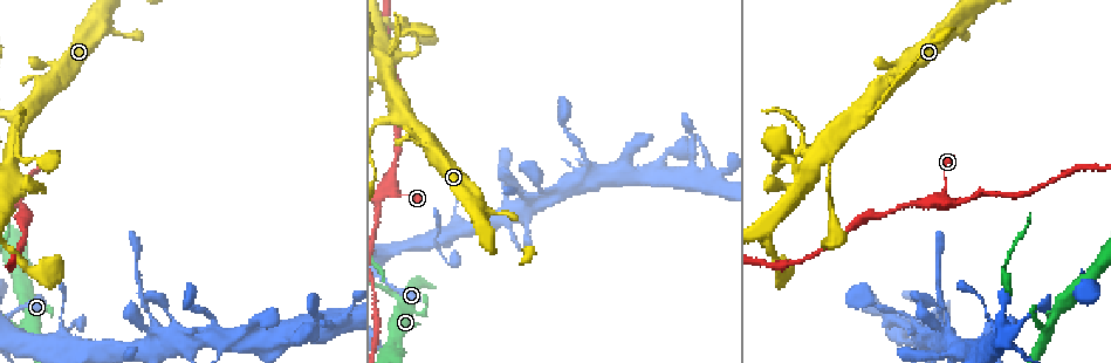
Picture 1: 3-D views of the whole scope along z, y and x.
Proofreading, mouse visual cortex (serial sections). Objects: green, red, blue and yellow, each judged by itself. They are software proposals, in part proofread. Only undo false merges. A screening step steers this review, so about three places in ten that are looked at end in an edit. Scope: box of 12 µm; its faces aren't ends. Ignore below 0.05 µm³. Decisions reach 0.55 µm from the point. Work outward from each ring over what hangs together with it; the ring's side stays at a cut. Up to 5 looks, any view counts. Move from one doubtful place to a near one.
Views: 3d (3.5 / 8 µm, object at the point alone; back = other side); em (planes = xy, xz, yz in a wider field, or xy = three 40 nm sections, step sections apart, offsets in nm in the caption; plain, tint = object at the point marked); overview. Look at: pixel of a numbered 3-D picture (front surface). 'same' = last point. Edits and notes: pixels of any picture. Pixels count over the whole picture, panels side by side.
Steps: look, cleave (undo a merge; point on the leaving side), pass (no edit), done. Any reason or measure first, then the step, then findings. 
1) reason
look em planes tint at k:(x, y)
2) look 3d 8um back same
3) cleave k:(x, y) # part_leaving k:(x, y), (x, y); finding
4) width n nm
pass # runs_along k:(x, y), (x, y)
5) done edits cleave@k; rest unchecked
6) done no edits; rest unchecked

side arm on a straight run
look 3d 3.5um at 1:(395, 296)

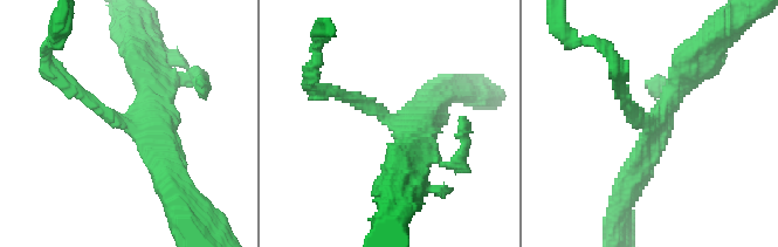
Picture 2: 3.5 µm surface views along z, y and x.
arms 3; arm_widths 150, 350, 400 nm
look em xy step 3 tint at 2:(125, 123)

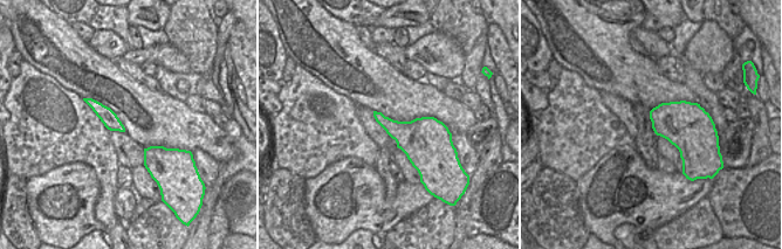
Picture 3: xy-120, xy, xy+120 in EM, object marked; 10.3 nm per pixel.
width 320 nm
cleave 2:(356, 96) # part_leaving 2:(383, 114), (339, 93), (325, 100); a second cell is stuck on

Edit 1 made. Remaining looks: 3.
look overview

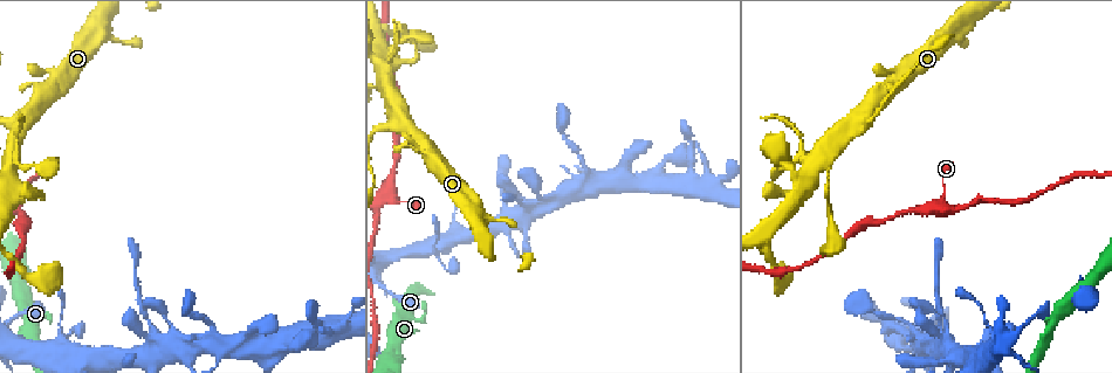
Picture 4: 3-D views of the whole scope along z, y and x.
four arms meet
look 3d 8um at 4:(591, 181)

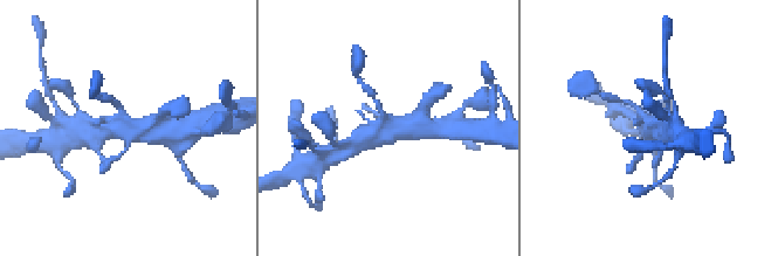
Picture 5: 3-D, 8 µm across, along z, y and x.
look em xy step 1 tint at 5:(387, 122)

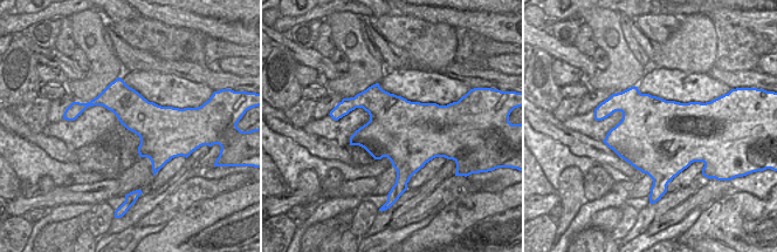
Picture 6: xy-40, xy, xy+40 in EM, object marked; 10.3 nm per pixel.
pass # runs_along 5:(357, 145), (380, 131), (422, 129); all the same cell

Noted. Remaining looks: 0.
done edits cleave@2; rest unchecked

